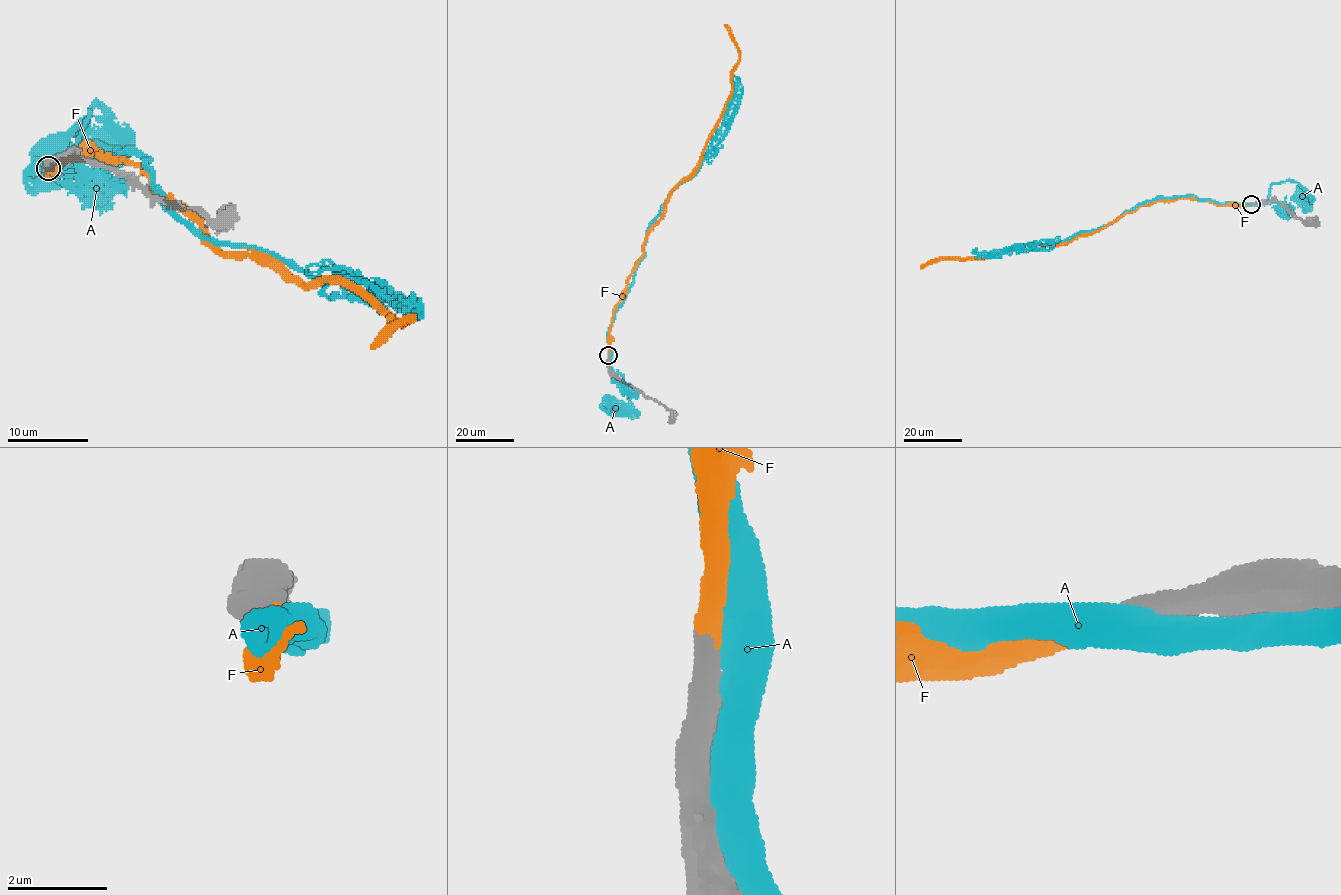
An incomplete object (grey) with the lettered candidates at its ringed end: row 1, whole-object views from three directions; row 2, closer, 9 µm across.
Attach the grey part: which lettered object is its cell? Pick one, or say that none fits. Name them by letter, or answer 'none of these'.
F

